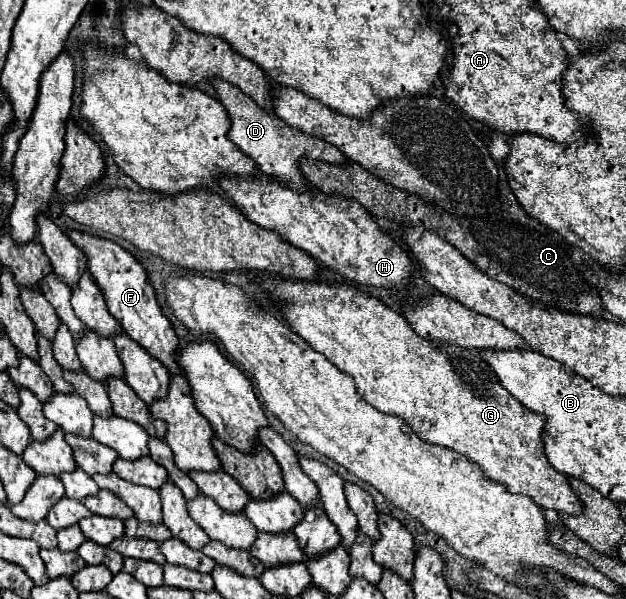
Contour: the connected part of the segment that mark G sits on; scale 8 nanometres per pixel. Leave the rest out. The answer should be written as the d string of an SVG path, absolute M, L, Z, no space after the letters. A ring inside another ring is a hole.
M266 278L262 288L270 294L282 296L282 302L286 304L282 314L290 322L292 330L300 334L316 352L324 354L334 366L338 366L338 370L344 370L348 376L352 376L358 394L370 406L386 414L400 416L422 440L456 450L474 462L488 480L506 486L506 490L514 494L530 496L540 508L556 510L560 514L582 514L582 502L570 488L568 478L556 472L544 454L544 416L526 410L510 392L506 392L498 376L480 354L460 346L420 338L402 314L394 312L378 298L364 296L354 286L328 286Z

